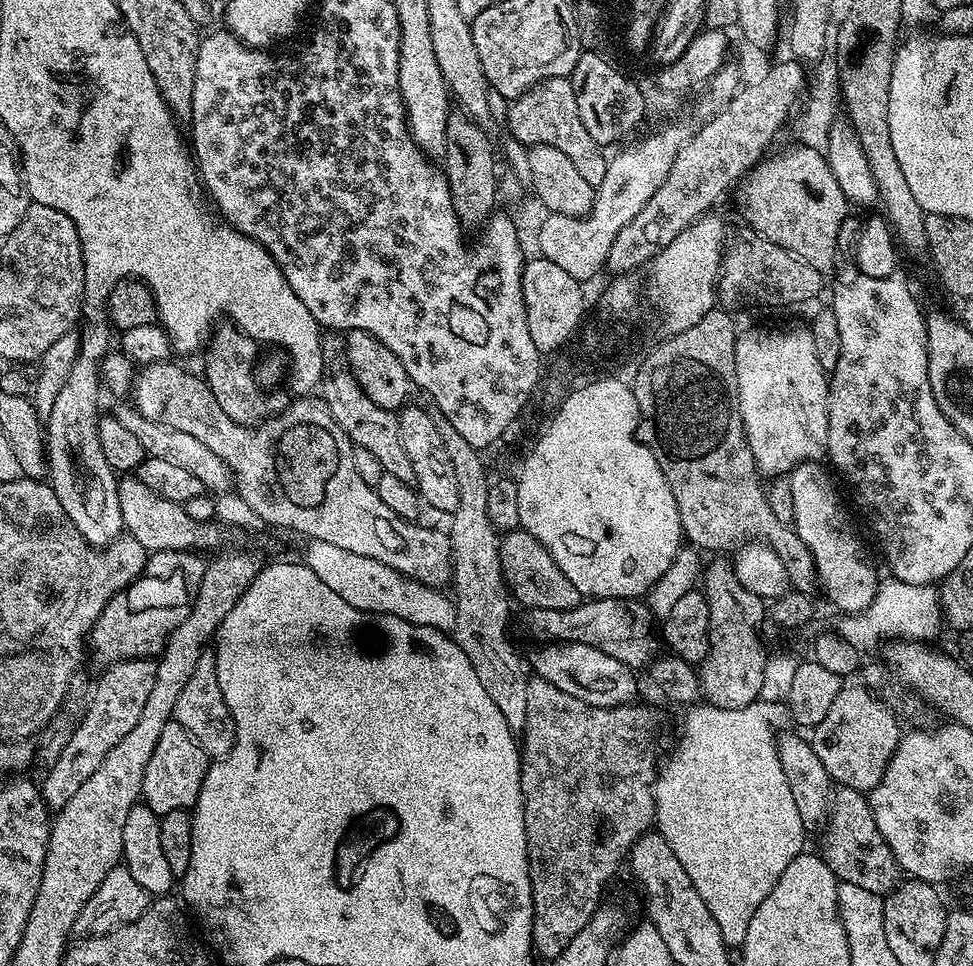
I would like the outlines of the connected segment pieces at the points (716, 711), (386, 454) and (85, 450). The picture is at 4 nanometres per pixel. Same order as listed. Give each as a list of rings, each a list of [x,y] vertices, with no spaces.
[[[761,698],[745,708],[726,710],[711,706],[692,706],[684,716],[680,745],[672,752],[668,765],[656,777],[655,827],[670,842],[670,850],[682,862],[682,870],[690,874],[694,890],[702,894],[702,902],[714,914],[714,922],[722,930],[724,943],[730,948],[741,947],[754,910],[762,906],[766,894],[774,890],[774,882],[782,878],[782,870],[805,851],[806,826],[794,806],[794,794],[782,774],[778,762],[777,729],[772,729],[776,708]]]
[[[325,335],[322,347],[326,371],[318,388],[319,399],[330,410],[330,414],[334,414],[334,420],[338,422],[338,426],[342,426],[342,430],[352,440],[353,445],[365,448],[376,456],[384,473],[394,474],[394,477],[400,478],[402,482],[415,485],[414,465],[406,454],[406,446],[402,444],[397,413],[391,408],[378,406],[370,402],[370,398],[366,398],[366,394],[358,386],[354,374],[348,368],[348,360],[344,356],[344,341],[339,335]]]
[[[94,360],[92,376],[68,374],[44,424],[49,483],[75,528],[93,547],[109,544],[124,528],[118,499],[119,477],[103,457],[98,441],[100,386],[102,390],[100,364]]]

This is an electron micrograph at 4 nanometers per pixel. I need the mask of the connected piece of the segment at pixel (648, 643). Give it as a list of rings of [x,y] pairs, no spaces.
[[[602,596],[599,598],[588,598],[580,603],[574,610],[546,610],[545,608],[530,608],[527,609],[524,624],[528,627],[528,632],[532,636],[545,636],[543,639],[548,642],[559,642],[562,644],[585,644],[586,646],[594,646],[598,650],[602,650],[604,654],[610,654],[612,658],[618,658],[620,662],[633,668],[633,670],[643,669],[645,666],[652,663],[654,657],[657,655],[656,640],[658,644],[658,636],[652,633],[652,620],[654,621],[653,613],[650,611],[647,603],[640,598],[625,598],[623,596]]]

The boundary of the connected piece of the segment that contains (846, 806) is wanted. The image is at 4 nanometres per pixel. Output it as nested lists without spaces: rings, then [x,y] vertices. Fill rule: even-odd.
[[[837,787],[832,793],[830,811],[823,829],[818,855],[836,875],[837,881],[853,883],[865,890],[887,894],[896,887],[902,876],[902,869],[896,863],[894,854],[874,822],[874,814],[868,805],[867,795],[853,788]]]

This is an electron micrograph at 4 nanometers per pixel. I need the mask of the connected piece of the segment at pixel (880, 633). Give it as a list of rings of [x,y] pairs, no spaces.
[[[895,578],[879,581],[874,602],[866,610],[855,613],[851,618],[844,618],[838,627],[842,638],[850,642],[860,653],[867,653],[867,648],[875,640],[883,641],[891,636],[935,641],[935,636],[942,628],[940,598],[935,587],[926,584],[907,584]]]

